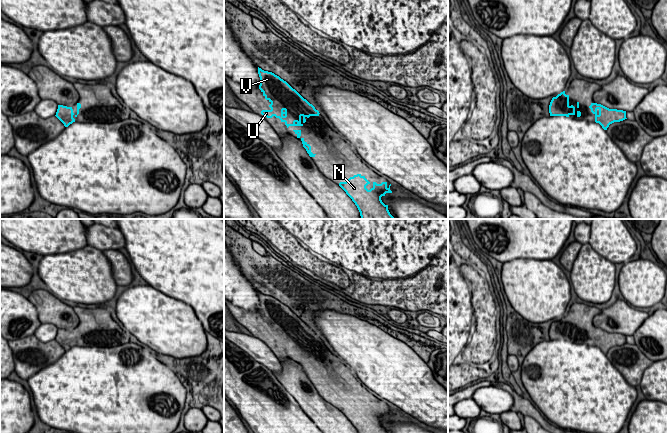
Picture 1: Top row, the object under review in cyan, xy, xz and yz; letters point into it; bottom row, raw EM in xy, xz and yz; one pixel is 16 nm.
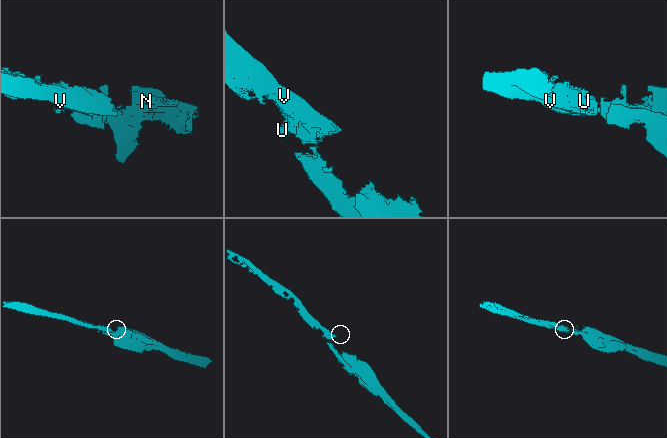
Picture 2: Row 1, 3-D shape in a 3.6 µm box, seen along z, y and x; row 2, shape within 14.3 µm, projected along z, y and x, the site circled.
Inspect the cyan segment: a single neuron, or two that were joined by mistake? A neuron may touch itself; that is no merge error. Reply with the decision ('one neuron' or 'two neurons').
one neuron

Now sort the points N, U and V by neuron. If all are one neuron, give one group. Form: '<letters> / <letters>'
N U V

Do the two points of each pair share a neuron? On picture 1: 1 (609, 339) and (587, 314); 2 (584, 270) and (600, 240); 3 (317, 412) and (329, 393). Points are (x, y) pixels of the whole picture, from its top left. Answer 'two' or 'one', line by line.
1: one
2: two
3: two

